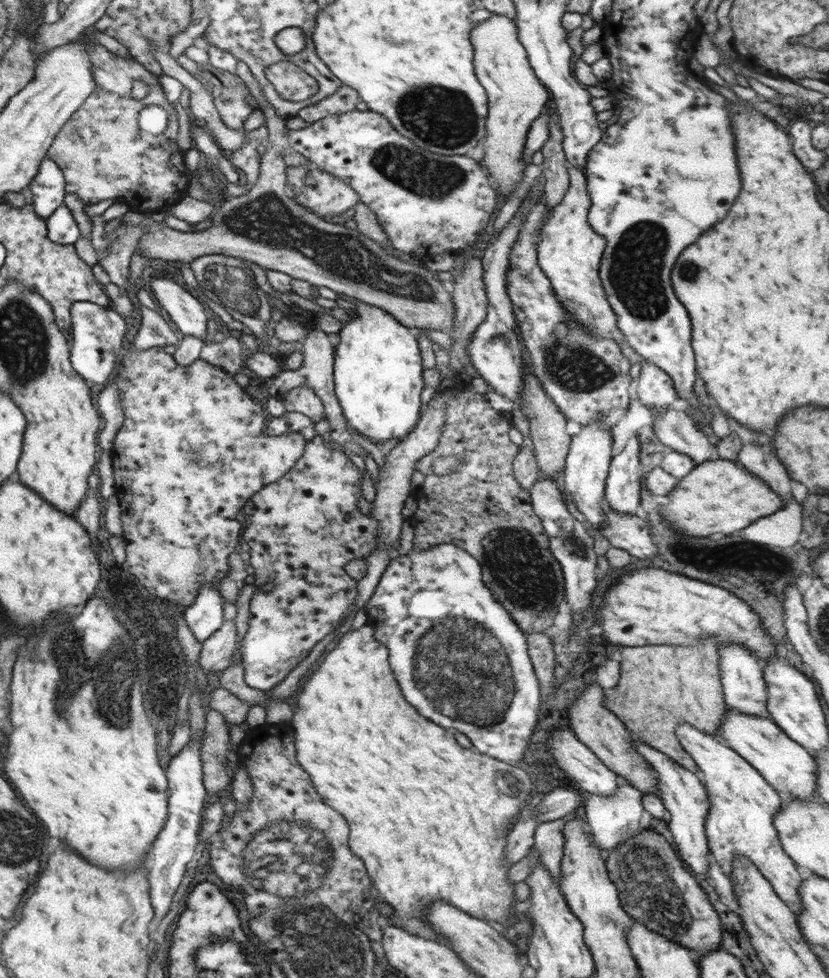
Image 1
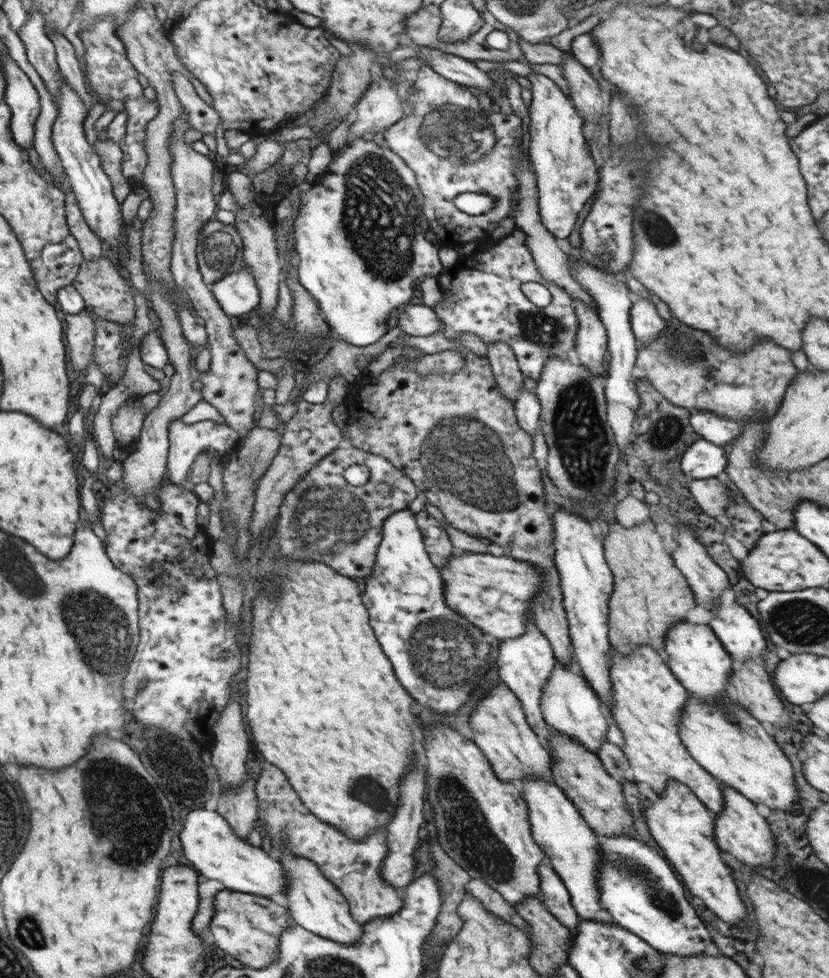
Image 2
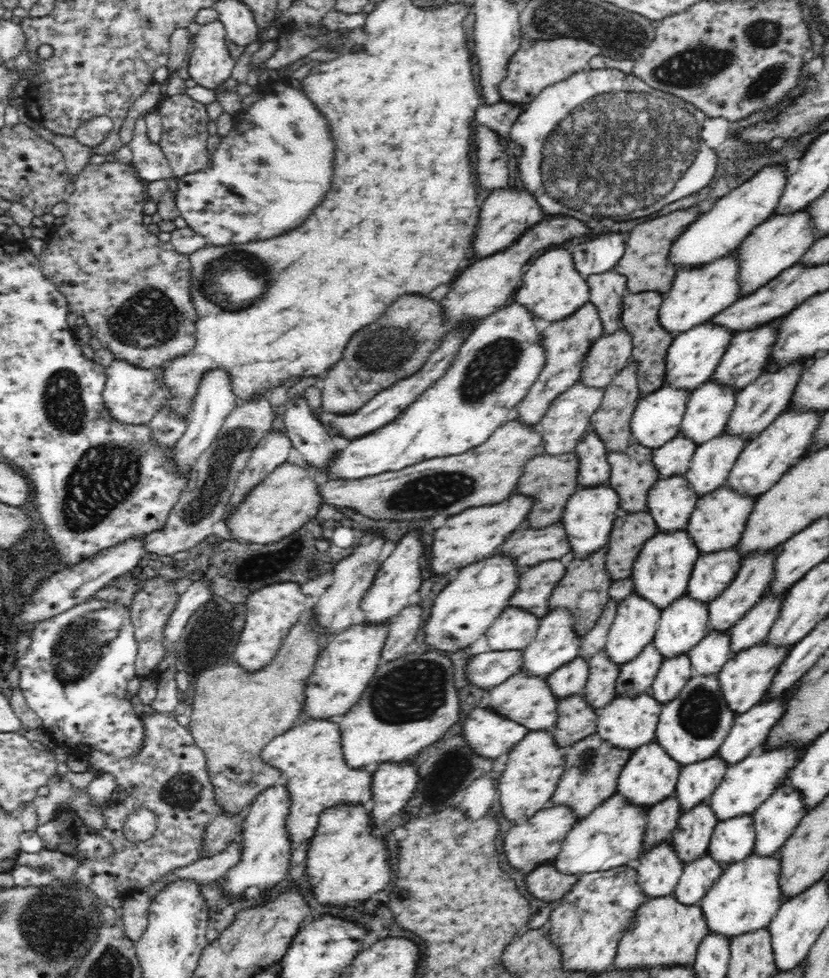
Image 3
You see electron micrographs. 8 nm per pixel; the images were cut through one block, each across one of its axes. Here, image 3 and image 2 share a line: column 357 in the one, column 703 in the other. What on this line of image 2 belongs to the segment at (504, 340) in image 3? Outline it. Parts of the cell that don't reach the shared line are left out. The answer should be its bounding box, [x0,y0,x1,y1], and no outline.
[679,438,726,480]

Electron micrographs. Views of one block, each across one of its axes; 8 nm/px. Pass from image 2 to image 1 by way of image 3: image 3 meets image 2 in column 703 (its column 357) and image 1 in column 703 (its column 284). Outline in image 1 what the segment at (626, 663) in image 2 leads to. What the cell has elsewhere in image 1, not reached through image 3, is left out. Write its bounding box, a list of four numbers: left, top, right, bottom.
[675,723,805,910]

